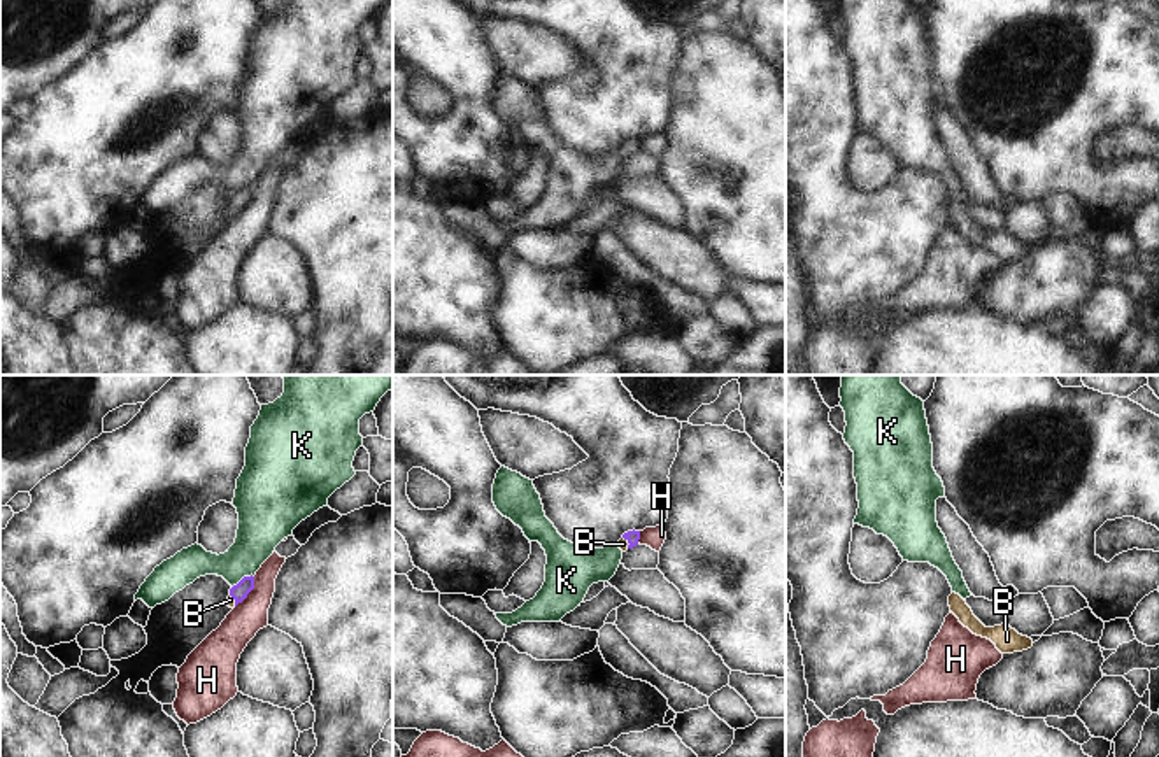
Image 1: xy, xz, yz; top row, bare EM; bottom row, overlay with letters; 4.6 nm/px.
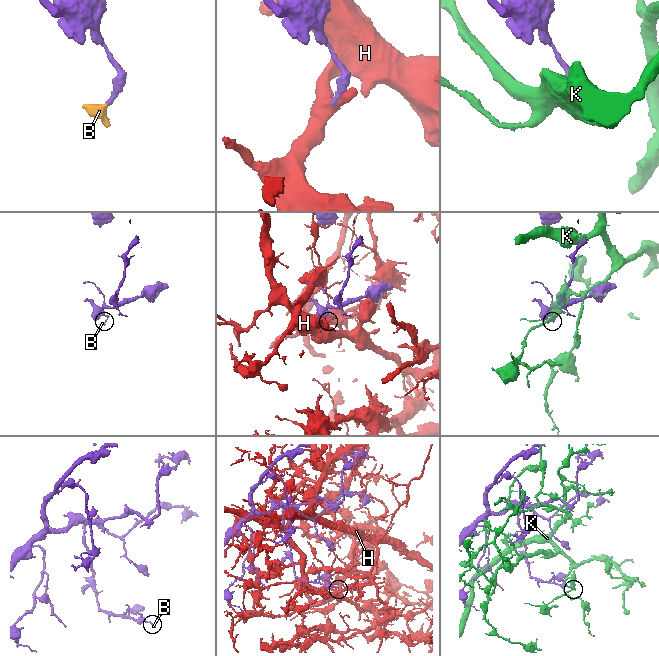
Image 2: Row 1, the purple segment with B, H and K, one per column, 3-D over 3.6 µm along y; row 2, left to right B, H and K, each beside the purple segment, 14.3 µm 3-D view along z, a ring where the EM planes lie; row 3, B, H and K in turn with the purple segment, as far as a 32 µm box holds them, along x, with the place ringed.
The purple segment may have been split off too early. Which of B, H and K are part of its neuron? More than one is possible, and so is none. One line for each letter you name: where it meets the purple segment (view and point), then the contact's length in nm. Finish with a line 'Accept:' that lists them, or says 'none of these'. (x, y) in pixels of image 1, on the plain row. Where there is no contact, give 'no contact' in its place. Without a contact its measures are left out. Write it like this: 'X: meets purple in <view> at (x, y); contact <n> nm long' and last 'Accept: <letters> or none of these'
B: meets purple in xz at (628, 149); contact 60 nm long
Accept: B

